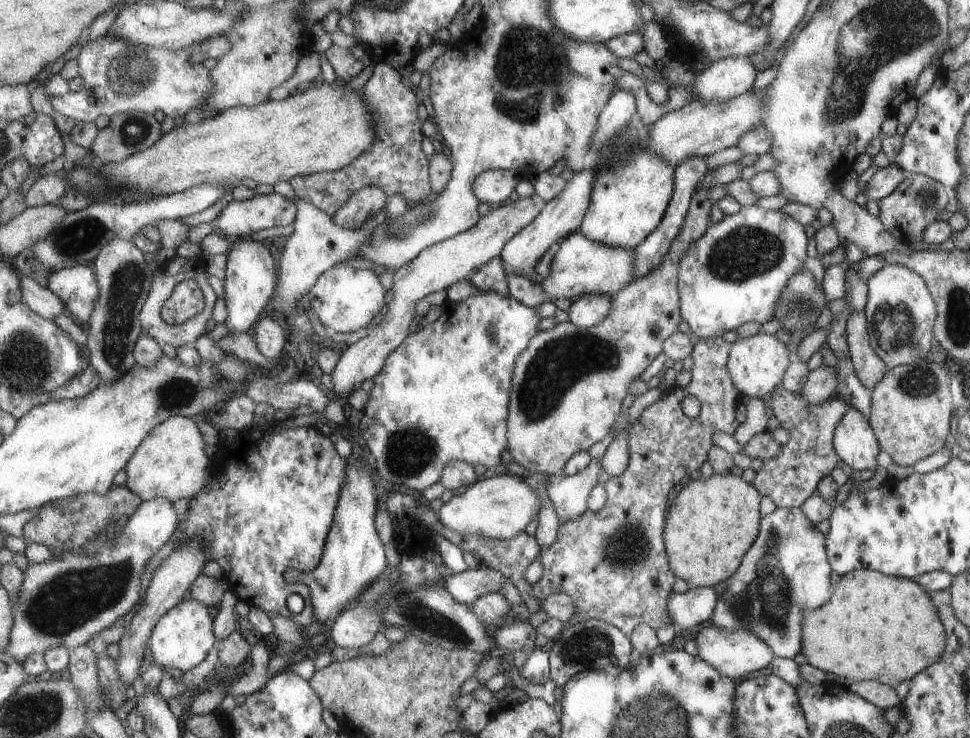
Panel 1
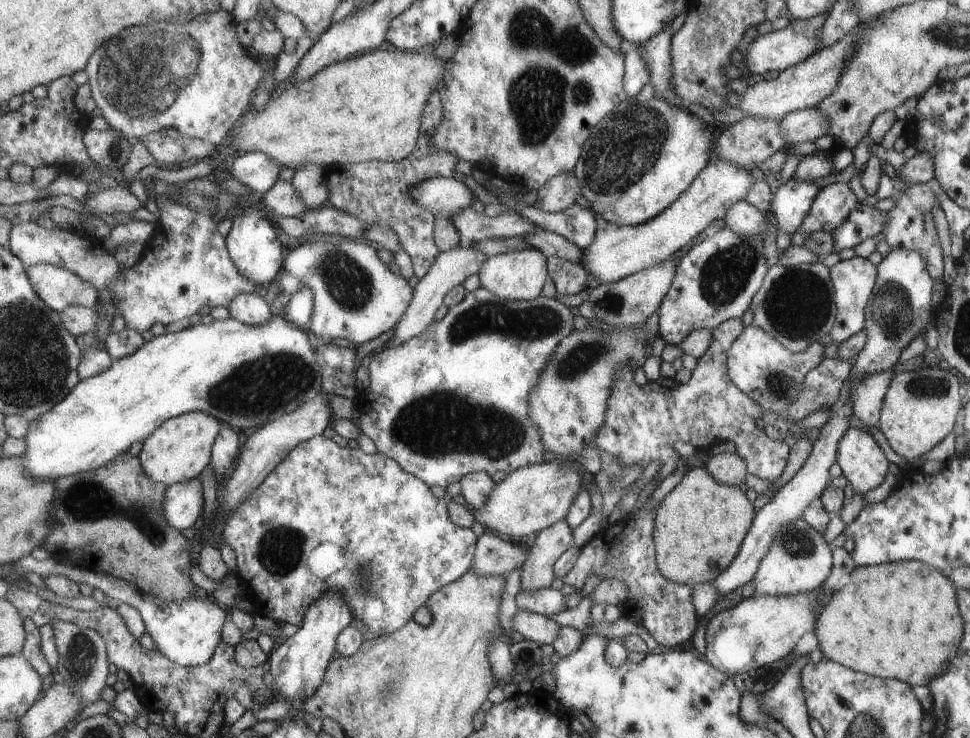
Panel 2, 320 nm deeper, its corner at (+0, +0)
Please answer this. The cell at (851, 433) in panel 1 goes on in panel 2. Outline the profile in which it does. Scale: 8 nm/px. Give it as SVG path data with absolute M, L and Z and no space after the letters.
M852 427L840 436L836 462L852 491L862 495L879 487L889 466L869 433Z

